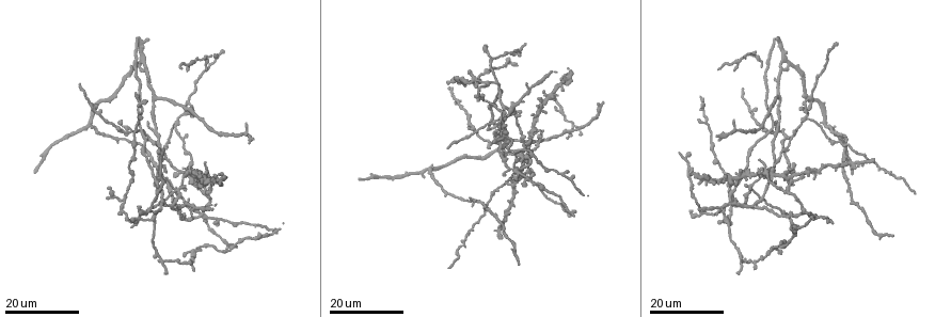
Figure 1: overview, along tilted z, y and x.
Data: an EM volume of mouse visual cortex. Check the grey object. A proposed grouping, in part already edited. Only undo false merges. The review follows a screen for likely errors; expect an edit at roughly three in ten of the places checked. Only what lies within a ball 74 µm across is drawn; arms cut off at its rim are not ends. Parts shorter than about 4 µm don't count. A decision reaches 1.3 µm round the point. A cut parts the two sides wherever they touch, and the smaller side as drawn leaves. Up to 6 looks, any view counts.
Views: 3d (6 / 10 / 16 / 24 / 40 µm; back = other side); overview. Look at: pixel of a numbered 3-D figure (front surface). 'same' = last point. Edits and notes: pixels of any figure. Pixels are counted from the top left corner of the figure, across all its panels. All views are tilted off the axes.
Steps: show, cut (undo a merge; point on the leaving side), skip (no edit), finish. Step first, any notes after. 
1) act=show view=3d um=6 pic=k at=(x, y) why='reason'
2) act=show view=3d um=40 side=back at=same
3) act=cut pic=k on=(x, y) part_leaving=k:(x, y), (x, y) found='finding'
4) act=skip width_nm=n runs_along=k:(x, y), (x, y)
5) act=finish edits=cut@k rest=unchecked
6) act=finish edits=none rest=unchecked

act=show view=3d um=24 pic=1 at=(787, 178) why='three-way junction'

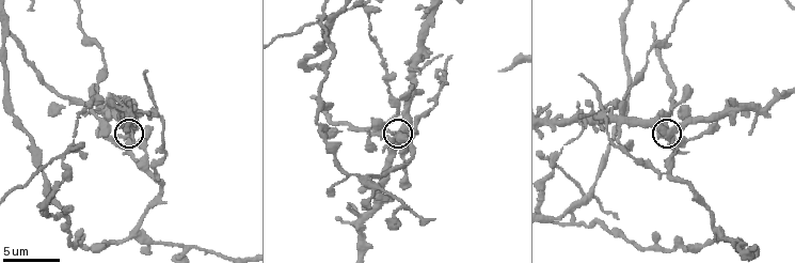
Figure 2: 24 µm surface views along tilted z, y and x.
act=show view=3d um=6 pic=2 at=(126, 136)

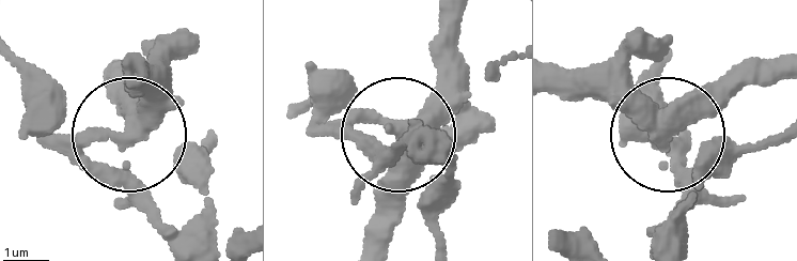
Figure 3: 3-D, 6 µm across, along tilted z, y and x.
act=cut pic=3 on=(162, 104) width_nm=360 part_leaving=3:(381, 124), (433, 91), (442, 21) found='two neurons meet here'

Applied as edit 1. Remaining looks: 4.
act=show view=overview why='redraw'

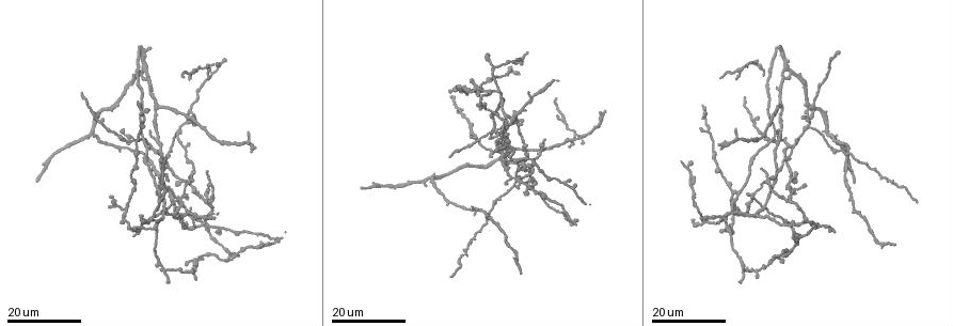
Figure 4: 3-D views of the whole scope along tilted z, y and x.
act=show view=3d um=16 pic=4 at=(179, 198) why='side arm on a straight run'

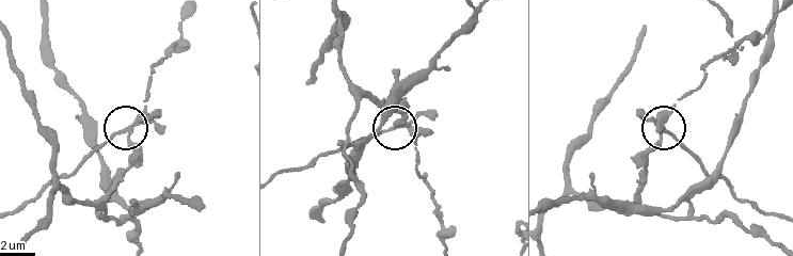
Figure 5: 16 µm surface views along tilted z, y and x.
act=show view=3d um=10 pic=5 at=(124, 129)

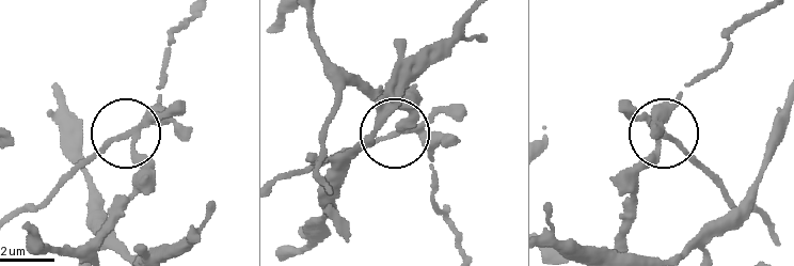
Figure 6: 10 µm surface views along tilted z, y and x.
act=cut pic=6 on=(449, 107) arms=3 part_leaving=6:(410, 129), (281, 173) found='two neurons meet here'

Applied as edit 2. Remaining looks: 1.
act=show view=3d um=10 pic=2 at=(43, 202) why='a fork'

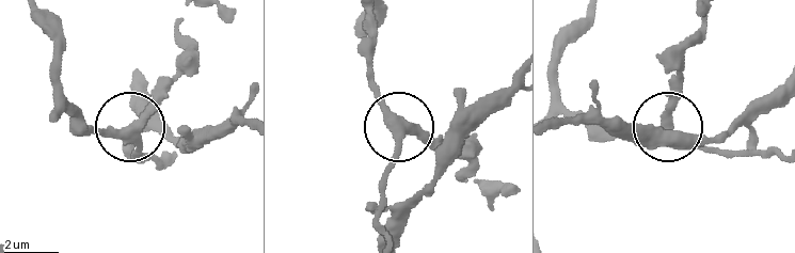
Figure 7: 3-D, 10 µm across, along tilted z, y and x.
act=skip width_nm=340 found='continuous, no second neuron'

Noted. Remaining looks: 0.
act=finish edits=cut@3,cut@6 rest=unchecked

